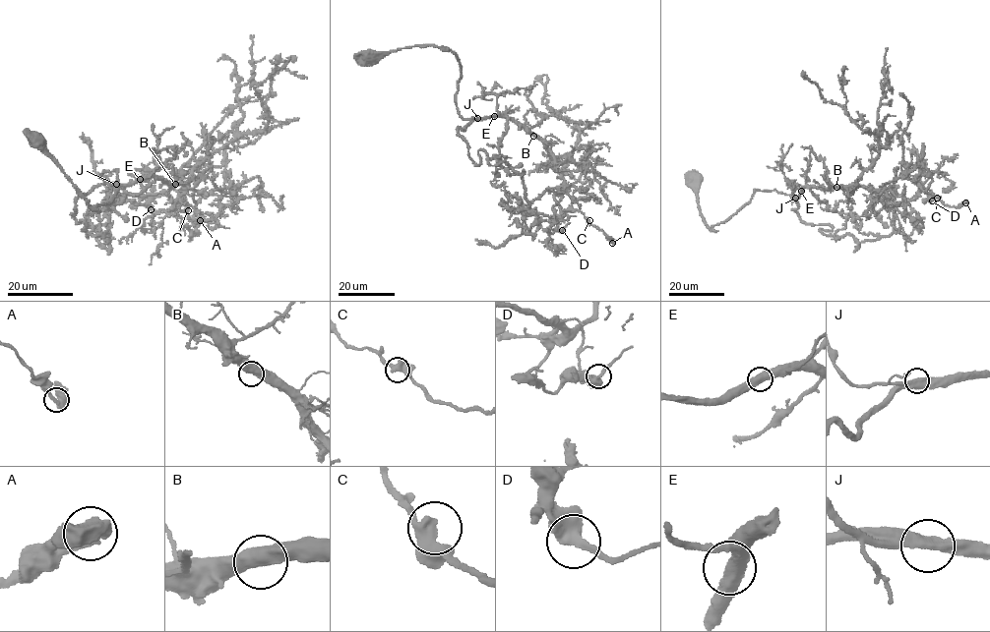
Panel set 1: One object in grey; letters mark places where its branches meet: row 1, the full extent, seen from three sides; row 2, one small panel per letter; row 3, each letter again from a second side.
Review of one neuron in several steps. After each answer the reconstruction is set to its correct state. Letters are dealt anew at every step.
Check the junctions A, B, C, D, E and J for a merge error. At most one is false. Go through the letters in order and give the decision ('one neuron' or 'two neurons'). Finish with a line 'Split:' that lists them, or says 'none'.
A: one neuron
B: one neuron
C: one neuron
D: one neuron
E: one neuron
J: one neuron
Split: none

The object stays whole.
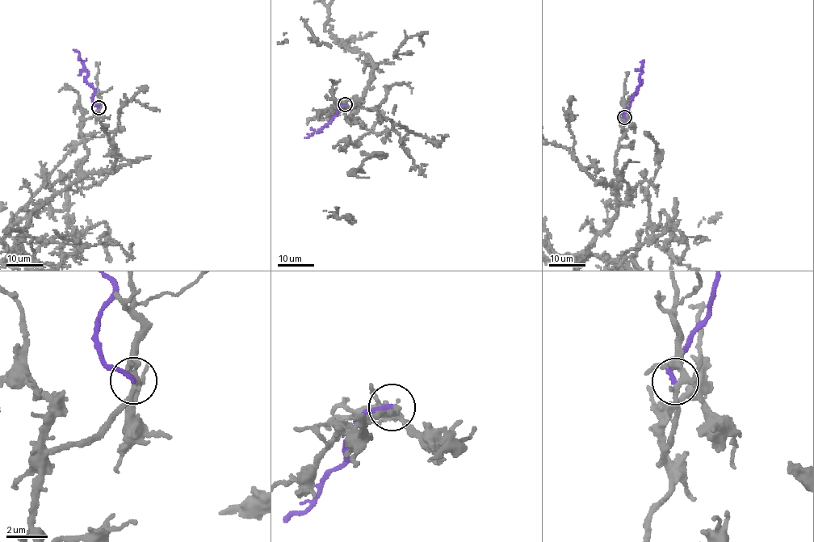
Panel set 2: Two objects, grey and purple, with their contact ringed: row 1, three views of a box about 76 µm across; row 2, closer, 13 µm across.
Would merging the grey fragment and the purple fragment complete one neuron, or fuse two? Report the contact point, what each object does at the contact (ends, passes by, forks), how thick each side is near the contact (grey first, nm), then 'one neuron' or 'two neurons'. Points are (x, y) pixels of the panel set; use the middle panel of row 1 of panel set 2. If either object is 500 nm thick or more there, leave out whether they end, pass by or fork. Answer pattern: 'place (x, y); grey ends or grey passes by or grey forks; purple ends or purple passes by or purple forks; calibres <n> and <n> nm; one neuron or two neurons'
place (345, 104); grey forks; purple ends; calibres 240 and 220 nm; two neurons

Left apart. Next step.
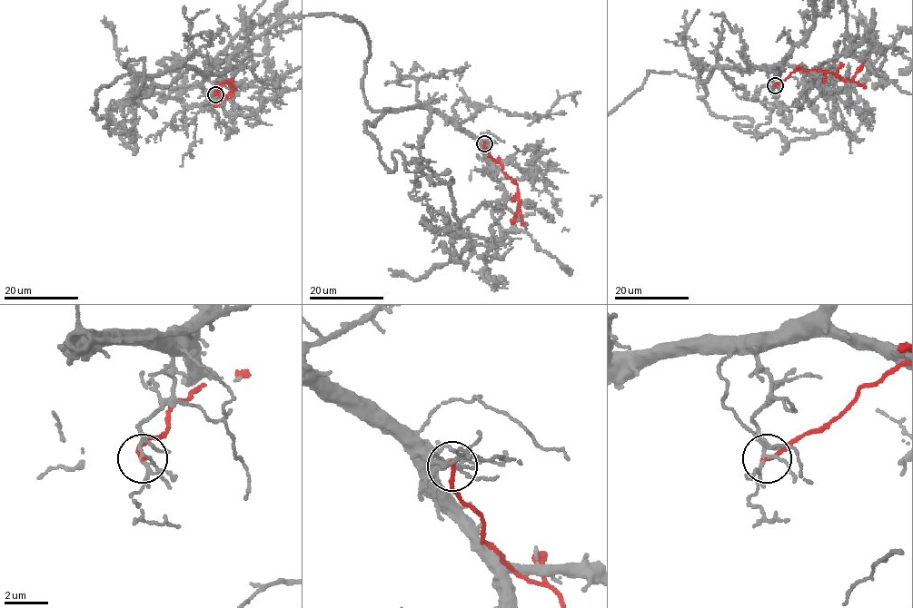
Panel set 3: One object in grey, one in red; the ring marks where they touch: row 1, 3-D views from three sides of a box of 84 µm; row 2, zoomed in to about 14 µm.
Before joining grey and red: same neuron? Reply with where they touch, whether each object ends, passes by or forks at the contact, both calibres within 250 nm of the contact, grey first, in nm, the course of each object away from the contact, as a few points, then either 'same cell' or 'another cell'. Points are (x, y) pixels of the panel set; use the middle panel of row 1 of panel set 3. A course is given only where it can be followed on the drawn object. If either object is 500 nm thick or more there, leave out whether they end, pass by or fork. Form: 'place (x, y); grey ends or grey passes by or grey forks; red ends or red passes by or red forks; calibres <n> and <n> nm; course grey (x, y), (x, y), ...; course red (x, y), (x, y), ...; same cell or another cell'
place (484, 143); grey forks; red ends; calibres 160 and 160 nm; course grey (484, 143), (426, 106), (372, 111), (362, 88), (370, 44), (362, 25), (349, 17), (306, 14); course red (484, 143), (490, 156), (502, 165), (506, 175), (518, 187), (519, 210), (512, 223); another cell

